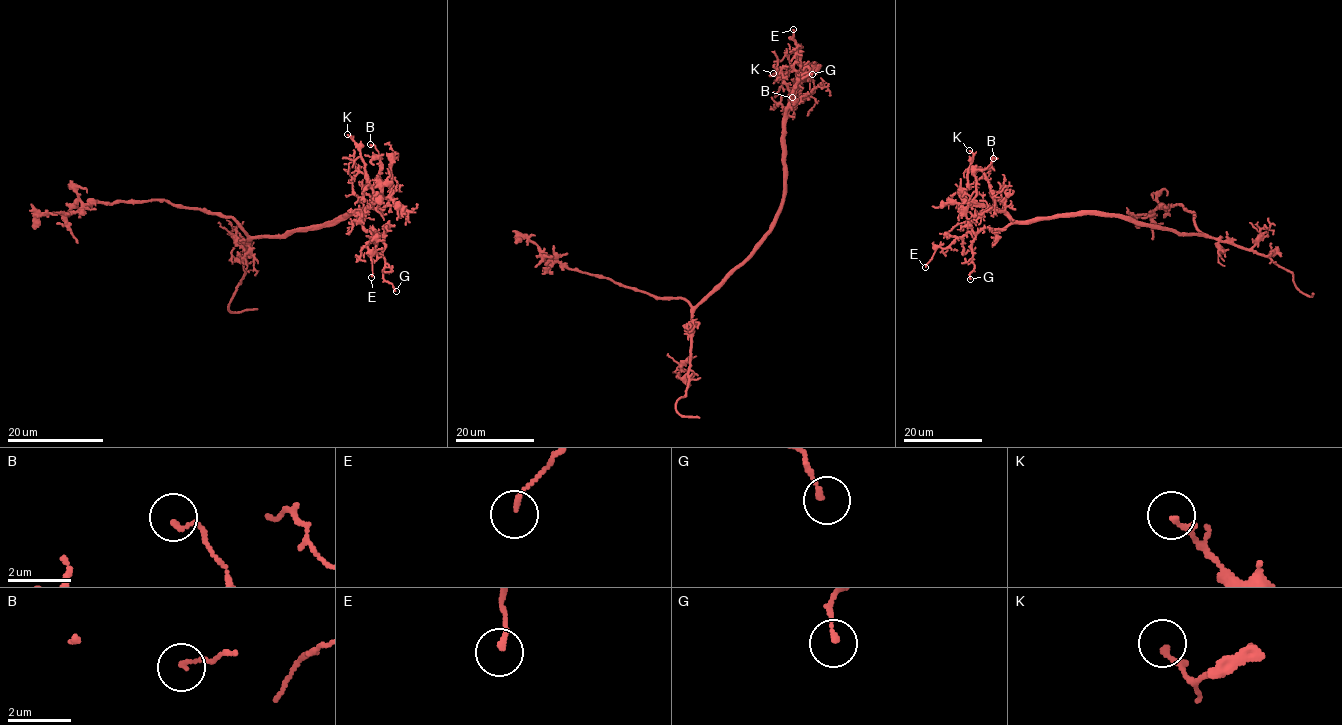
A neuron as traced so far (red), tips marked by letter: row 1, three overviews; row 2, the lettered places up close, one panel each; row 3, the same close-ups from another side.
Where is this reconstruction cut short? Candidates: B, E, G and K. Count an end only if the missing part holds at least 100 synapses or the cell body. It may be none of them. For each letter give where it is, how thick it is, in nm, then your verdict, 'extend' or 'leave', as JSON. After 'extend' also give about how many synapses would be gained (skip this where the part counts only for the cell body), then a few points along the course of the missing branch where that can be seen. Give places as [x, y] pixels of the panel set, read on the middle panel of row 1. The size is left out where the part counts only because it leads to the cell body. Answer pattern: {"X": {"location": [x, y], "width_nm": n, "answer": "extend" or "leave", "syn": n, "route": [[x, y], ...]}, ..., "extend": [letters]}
{"B": {"location": [792, 97], "width_nm": 130, "answer": "leave"}, "E": {"location": [793, 29], "width_nm": 140, "answer": "leave"}, "G": {"location": [812, 74], "width_nm": 160, "answer": "leave"}, "K": {"location": [773, 73], "width_nm": 160, "answer": "leave"}, "extend": []}

